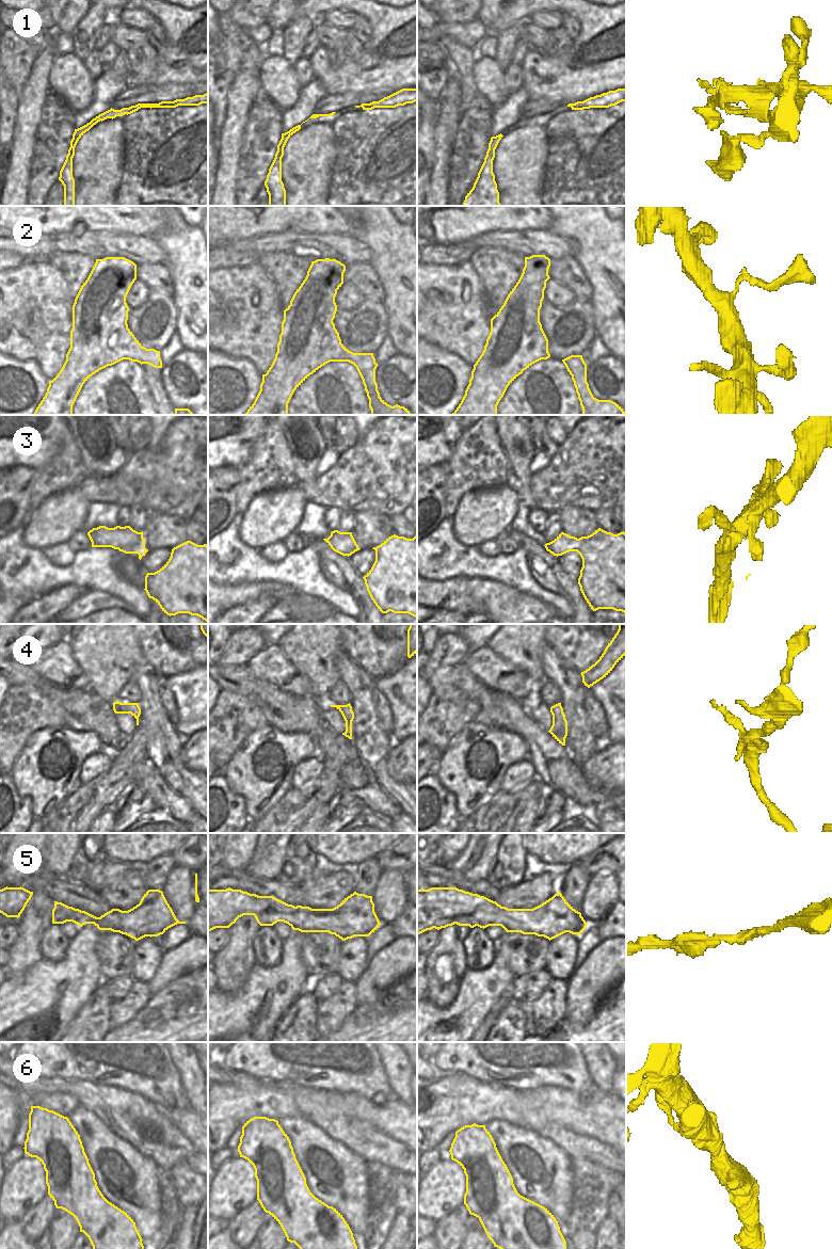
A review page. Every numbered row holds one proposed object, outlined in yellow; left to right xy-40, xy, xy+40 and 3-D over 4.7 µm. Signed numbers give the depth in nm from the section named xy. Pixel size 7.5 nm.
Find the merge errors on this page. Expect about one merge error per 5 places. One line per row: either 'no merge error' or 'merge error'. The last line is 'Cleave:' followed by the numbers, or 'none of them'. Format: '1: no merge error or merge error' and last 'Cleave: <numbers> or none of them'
1: no merge error
2: no merge error
3: no merge error
4: no merge error
5: no merge error
6: no merge error
Cleave: none of them

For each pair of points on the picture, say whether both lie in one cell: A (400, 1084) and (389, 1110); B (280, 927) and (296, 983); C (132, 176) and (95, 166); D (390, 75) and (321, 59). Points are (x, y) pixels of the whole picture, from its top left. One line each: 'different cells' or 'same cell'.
A: different cells
B: different cells
C: different cells
D: same cell

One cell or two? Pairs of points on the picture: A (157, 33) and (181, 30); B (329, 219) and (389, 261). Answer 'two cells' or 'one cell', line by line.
A: two cells
B: two cells

